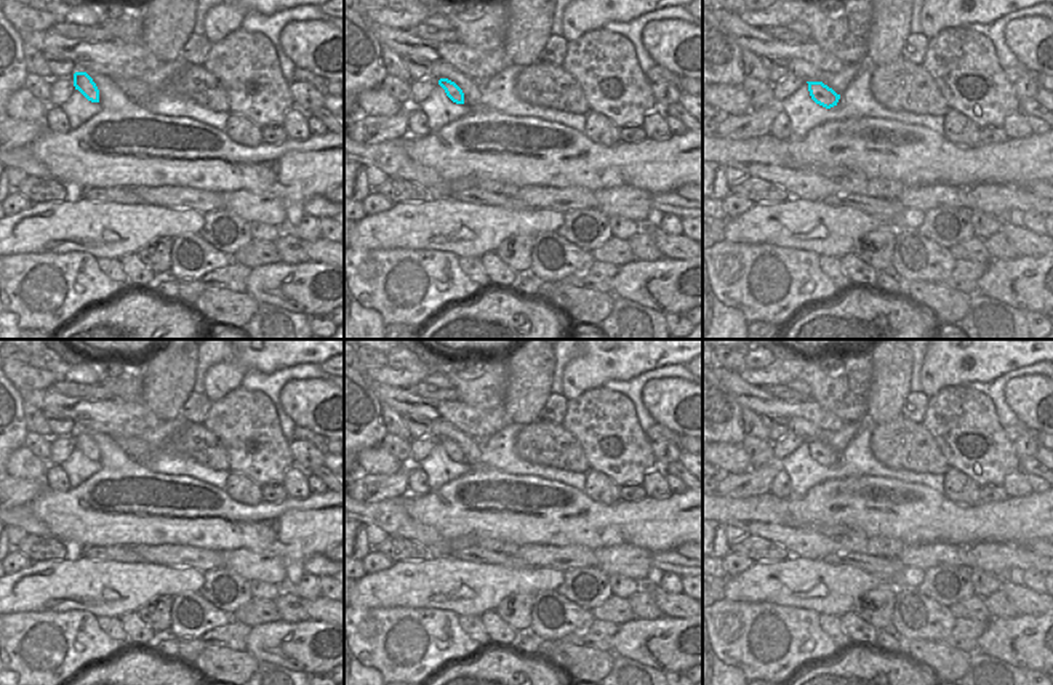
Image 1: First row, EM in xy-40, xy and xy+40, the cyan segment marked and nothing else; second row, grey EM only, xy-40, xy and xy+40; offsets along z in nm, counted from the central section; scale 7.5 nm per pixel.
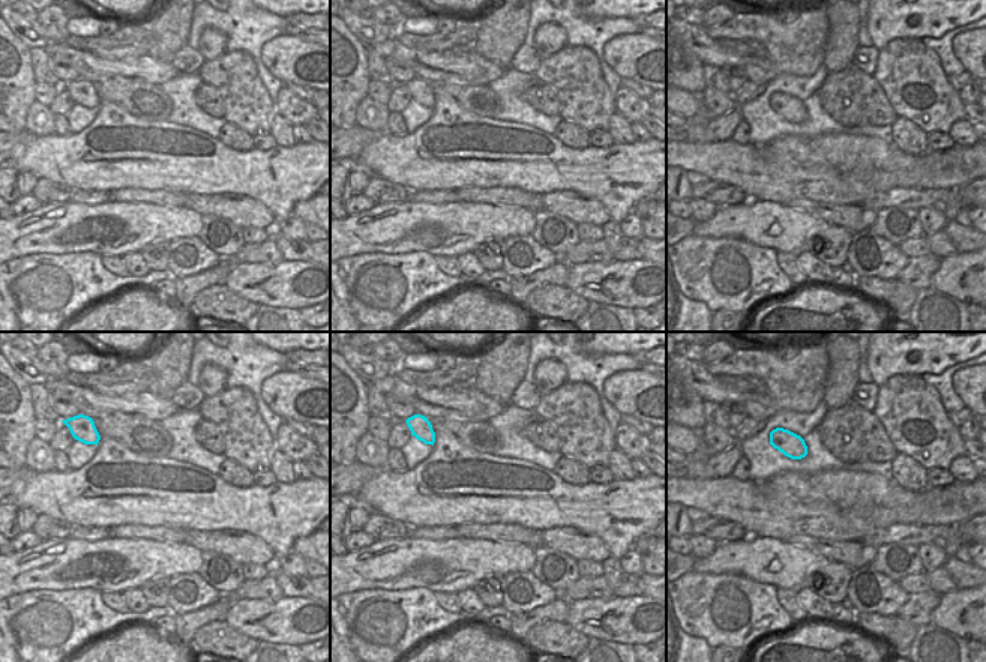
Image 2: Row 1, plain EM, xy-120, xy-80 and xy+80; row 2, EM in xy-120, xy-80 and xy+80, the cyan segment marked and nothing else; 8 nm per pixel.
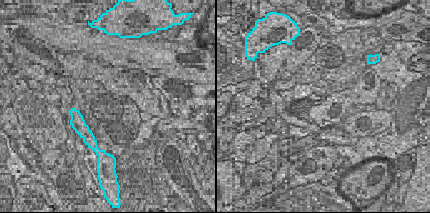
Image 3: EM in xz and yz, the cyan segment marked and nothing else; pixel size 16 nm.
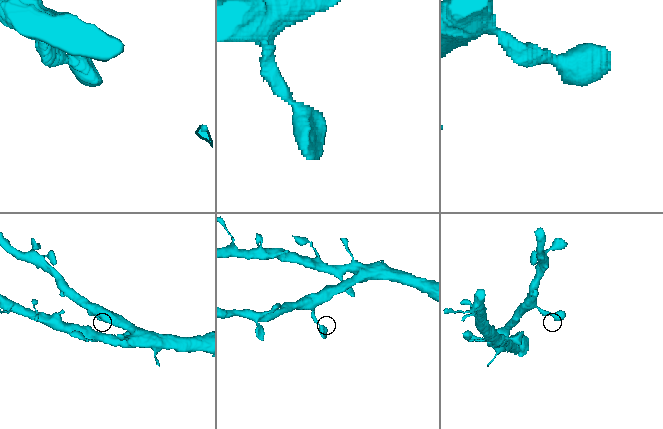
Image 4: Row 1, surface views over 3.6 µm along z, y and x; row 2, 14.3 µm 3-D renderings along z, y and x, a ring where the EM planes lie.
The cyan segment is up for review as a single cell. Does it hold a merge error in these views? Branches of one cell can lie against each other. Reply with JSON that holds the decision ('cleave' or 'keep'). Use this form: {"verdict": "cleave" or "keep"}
{"verdict": "keep"}

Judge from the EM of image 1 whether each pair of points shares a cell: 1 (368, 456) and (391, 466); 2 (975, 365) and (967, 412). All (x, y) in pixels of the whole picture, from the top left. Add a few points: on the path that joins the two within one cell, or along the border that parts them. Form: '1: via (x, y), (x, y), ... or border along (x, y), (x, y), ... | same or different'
1: via (373, 460), (386, 463) | same
2: border along (965, 384), (946, 384), (930, 397) | different

